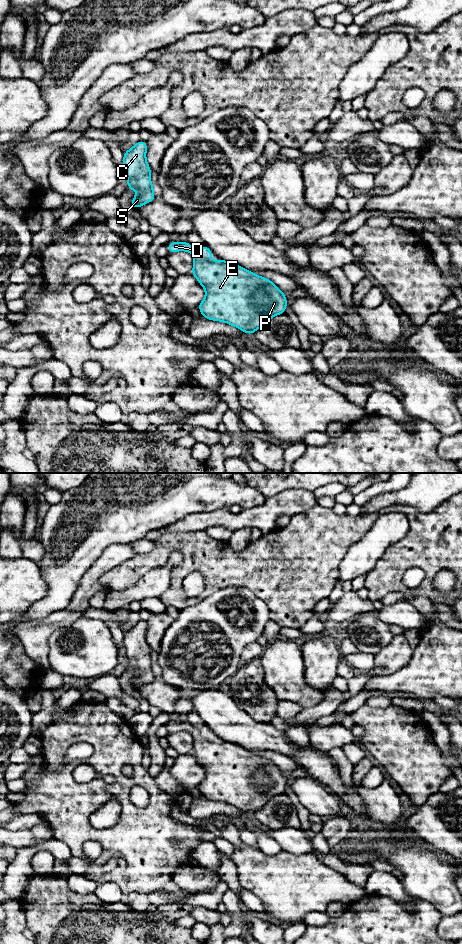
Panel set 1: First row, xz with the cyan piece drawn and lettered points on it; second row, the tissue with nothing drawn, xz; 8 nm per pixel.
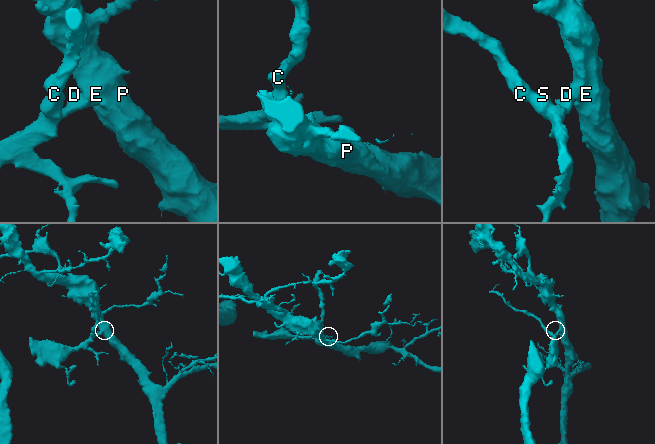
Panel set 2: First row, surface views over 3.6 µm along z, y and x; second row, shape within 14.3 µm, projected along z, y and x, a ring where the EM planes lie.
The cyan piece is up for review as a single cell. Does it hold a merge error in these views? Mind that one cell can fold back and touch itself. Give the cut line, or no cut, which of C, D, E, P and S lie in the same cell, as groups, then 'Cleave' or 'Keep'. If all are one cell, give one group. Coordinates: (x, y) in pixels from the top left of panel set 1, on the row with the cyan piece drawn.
No split. Groups: C D E P S. Keep

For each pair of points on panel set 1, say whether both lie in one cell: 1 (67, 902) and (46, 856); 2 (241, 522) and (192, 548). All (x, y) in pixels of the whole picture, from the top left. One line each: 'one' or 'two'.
1: two
2: two

